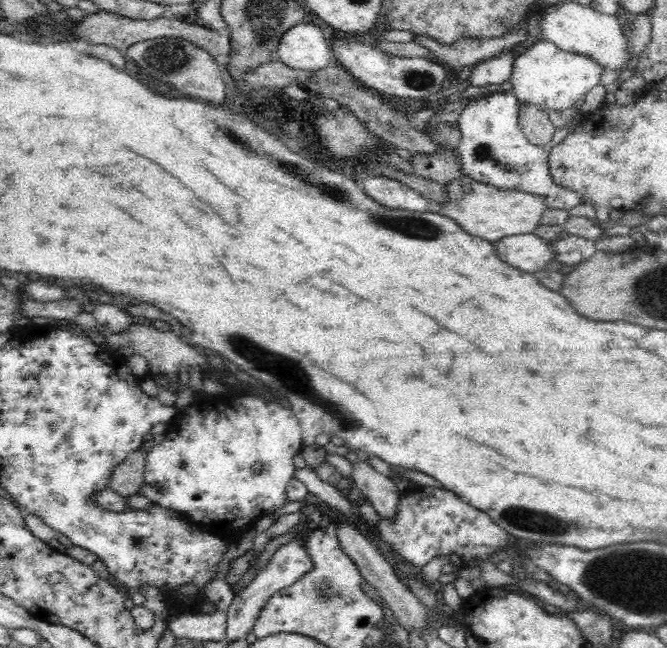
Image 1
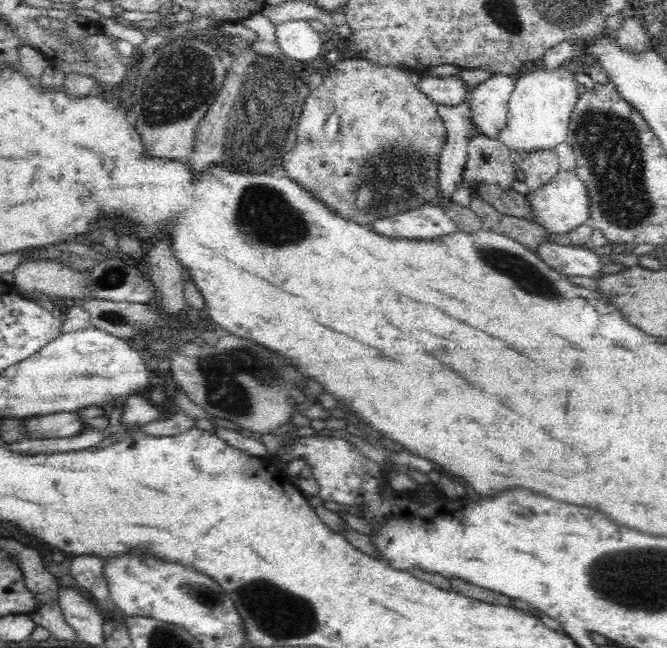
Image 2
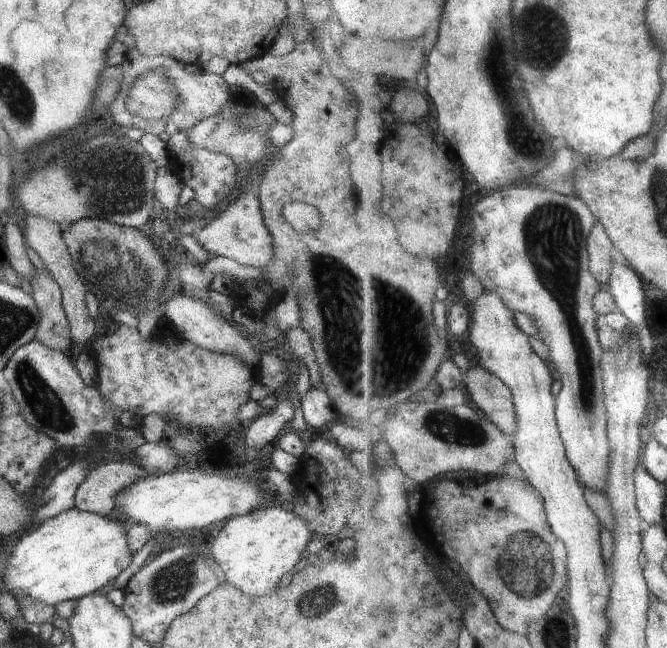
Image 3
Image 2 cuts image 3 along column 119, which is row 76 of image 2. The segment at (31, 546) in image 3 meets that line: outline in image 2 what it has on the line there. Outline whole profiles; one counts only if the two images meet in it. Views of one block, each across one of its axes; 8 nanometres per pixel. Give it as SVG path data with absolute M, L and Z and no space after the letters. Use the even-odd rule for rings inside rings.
M533 64L516 76L515 87L509 100L506 126L496 140L510 150L526 154L530 151L554 149L567 139L572 110L580 98L581 86L574 78L572 64L555 69L544 69Z

